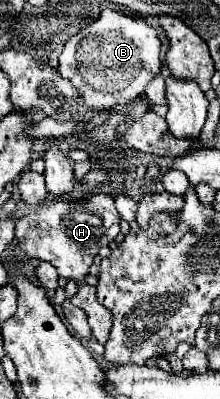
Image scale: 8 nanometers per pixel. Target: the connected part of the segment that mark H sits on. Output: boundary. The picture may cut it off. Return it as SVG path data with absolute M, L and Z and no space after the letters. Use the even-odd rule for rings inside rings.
M88 194L84 198L54 198L30 216L22 216L16 220L16 238L24 256L40 258L50 262L58 274L66 280L74 280L78 284L86 282L88 270L94 264L94 258L100 246L114 242L120 232L120 214L114 206L112 194ZM76 208L86 208L94 212L78 212Z

